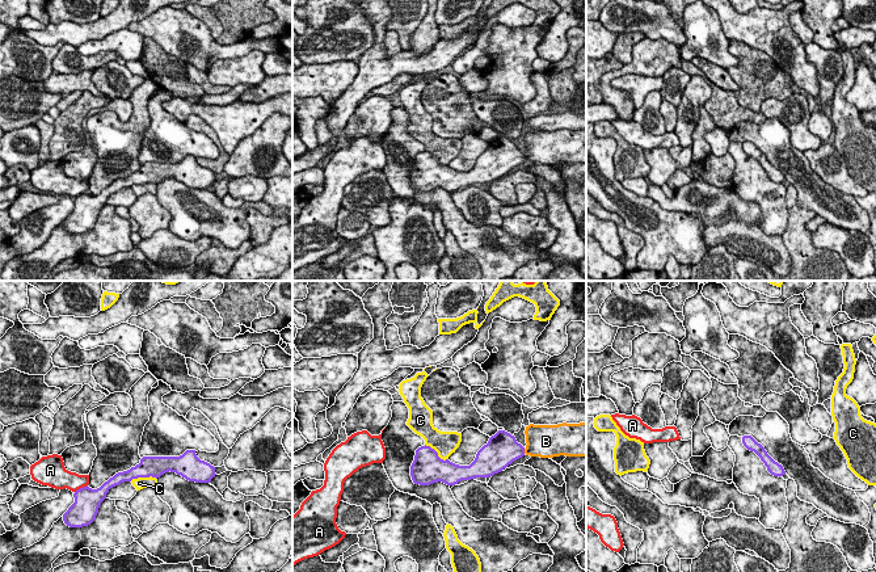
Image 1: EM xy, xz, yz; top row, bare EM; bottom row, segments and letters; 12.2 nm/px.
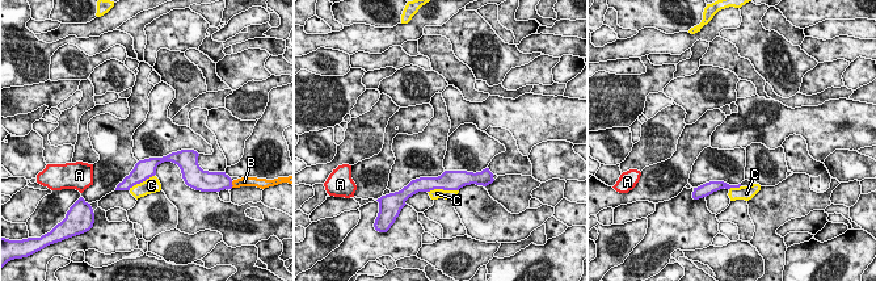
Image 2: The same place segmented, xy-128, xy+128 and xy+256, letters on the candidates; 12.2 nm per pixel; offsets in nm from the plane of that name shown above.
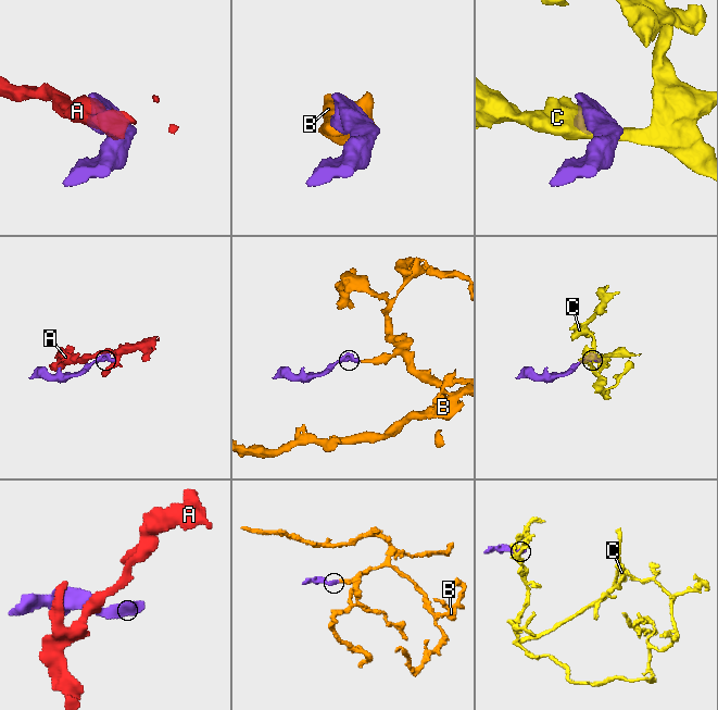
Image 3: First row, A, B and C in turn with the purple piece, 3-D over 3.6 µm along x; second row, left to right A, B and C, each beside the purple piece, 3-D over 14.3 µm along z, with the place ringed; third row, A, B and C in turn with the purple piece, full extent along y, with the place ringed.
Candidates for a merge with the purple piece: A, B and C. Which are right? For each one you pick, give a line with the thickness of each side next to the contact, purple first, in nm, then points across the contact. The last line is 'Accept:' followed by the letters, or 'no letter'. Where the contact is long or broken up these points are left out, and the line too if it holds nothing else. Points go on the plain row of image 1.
B: 380 nm thick on the purple side, 360 nm on the other; runs through xz (504, 155), (523, 158), (533, 155), (540, 147)
Accept: B

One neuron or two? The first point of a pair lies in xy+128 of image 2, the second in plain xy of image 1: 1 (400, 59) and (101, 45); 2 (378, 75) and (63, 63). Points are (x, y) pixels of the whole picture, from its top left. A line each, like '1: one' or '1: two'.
1: two
2: two

